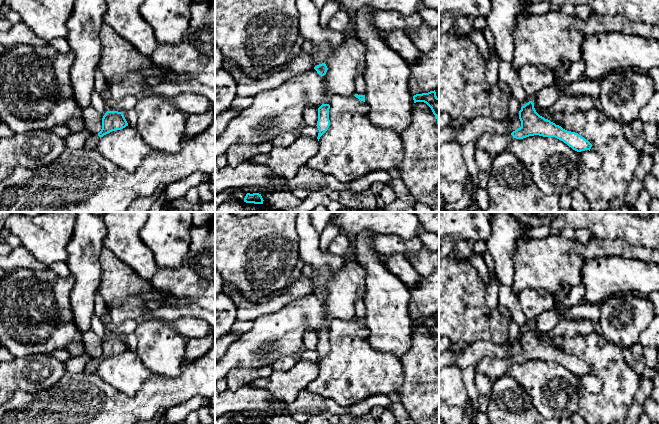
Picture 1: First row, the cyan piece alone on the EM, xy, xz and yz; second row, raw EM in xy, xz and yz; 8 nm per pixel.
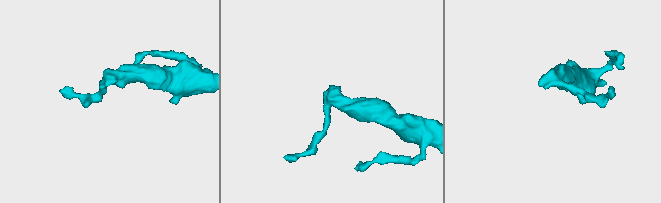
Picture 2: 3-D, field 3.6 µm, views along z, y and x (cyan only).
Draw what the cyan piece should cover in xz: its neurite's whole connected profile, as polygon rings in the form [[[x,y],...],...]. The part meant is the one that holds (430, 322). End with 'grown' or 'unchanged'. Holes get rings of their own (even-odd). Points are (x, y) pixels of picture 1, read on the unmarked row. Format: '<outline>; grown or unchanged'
[[[435,314],[428,317],[416,318],[413,320],[413,324],[414,327],[426,327],[431,332],[433,338],[436,340],[437,348],[439,350],[439,322],[436,320]]]; unchanged

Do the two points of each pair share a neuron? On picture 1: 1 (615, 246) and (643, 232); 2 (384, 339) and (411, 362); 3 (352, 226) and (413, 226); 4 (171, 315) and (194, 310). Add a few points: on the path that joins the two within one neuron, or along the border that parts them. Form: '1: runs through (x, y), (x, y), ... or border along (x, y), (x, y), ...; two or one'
1: border along (602, 238), (622, 238), (647, 249); two
2: border along (412, 333), (411, 346), (399, 358); two
3: runs through (367, 222), (398, 222); one
4: runs through (177, 312), (188, 311); one

